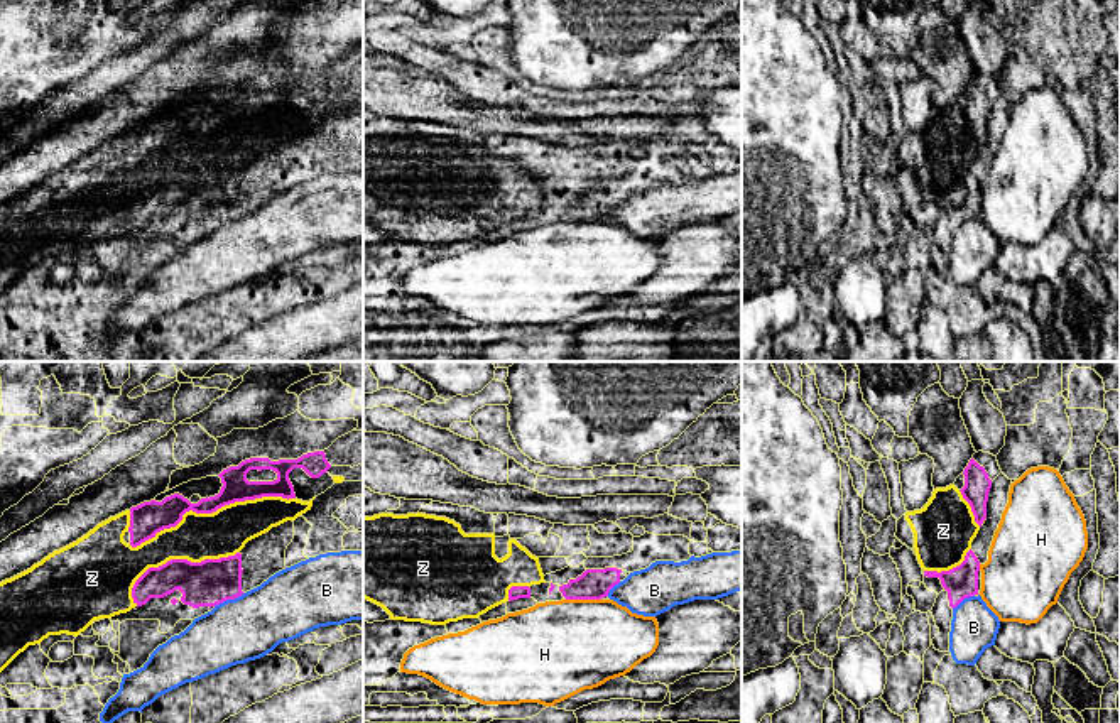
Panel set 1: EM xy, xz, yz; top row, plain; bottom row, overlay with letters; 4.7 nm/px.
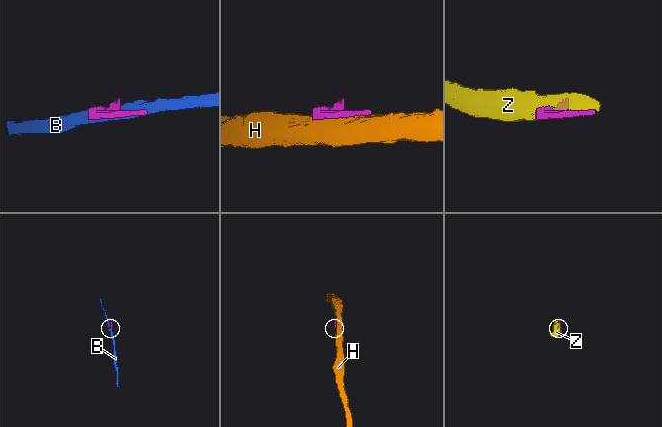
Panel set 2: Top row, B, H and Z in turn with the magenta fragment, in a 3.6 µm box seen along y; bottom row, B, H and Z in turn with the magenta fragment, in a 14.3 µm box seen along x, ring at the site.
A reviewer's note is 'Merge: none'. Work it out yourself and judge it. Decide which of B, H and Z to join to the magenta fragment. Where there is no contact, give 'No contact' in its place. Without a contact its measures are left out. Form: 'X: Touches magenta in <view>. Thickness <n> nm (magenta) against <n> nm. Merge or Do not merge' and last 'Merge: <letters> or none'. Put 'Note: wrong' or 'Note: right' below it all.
B: Touches magenta in xy. Thickness 220 nm (magenta) against 300 nm. Do not merge
H: Touches magenta in xz. Thickness 140 nm (magenta) against 440 nm. Do not merge
Z: Touches magenta in xy. Thickness 140 nm (magenta) against 220 nm. Merge
Merge: Z
Note: wrong

